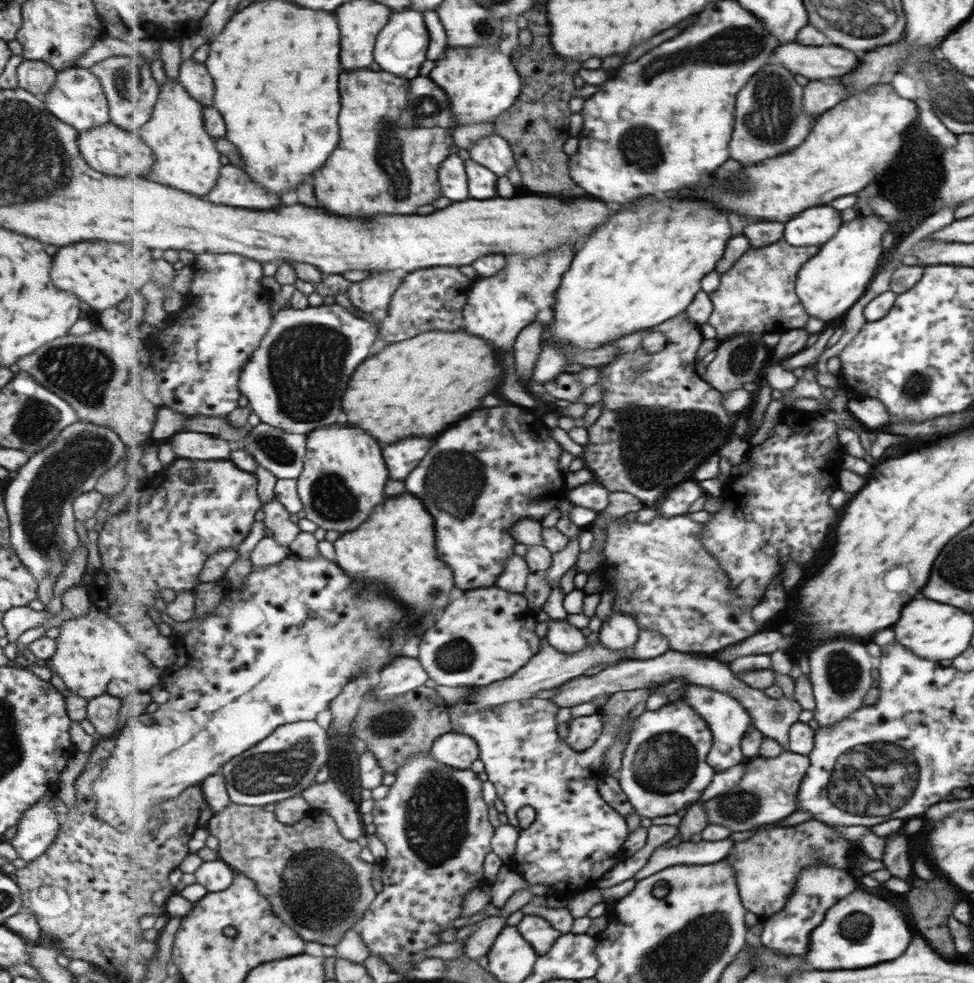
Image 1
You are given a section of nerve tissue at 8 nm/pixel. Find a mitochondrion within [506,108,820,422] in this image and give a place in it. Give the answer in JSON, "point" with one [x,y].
{"point":[640,147]}

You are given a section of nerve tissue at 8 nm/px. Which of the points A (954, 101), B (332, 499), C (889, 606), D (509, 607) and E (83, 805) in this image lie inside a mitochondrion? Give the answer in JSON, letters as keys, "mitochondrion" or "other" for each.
{"A":"mitochondrion","B":"mitochondrion","C":"other","D":"other","E":"other"}

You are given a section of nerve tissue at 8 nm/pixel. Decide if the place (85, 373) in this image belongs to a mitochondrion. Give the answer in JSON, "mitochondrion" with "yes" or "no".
{"mitochondrion":"yes"}

